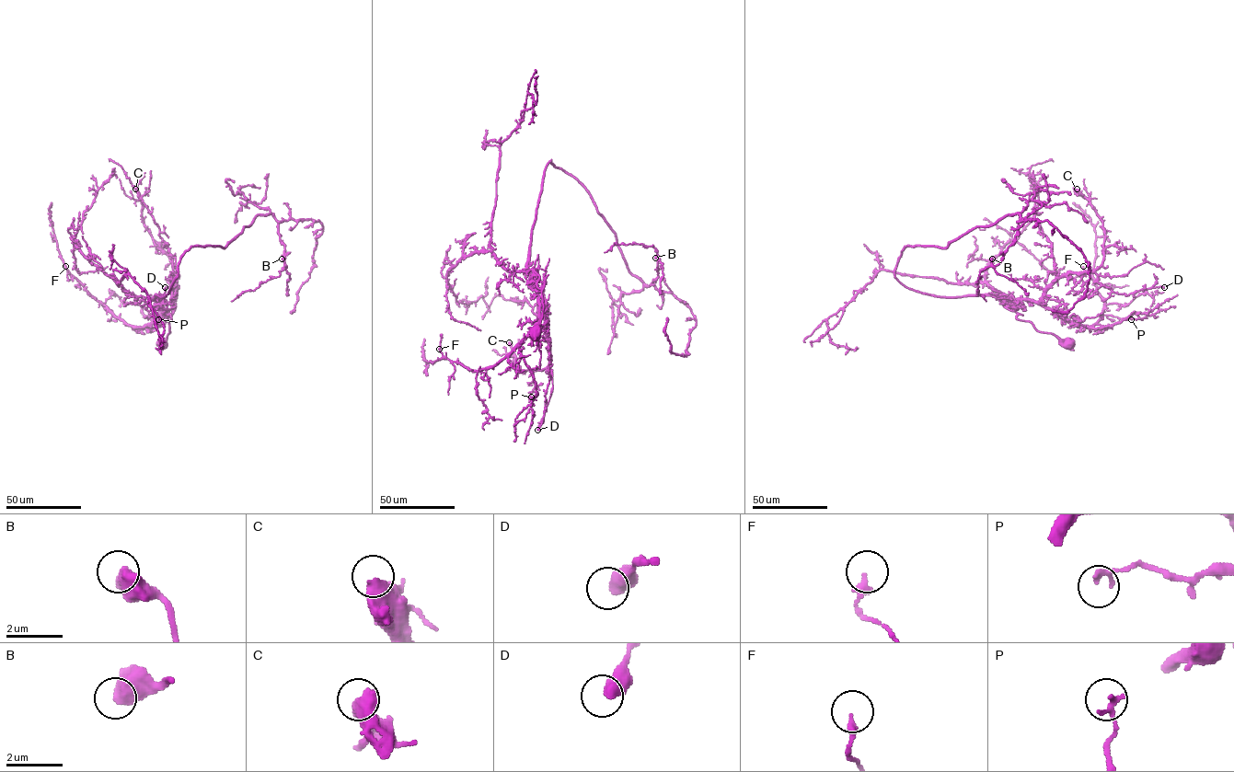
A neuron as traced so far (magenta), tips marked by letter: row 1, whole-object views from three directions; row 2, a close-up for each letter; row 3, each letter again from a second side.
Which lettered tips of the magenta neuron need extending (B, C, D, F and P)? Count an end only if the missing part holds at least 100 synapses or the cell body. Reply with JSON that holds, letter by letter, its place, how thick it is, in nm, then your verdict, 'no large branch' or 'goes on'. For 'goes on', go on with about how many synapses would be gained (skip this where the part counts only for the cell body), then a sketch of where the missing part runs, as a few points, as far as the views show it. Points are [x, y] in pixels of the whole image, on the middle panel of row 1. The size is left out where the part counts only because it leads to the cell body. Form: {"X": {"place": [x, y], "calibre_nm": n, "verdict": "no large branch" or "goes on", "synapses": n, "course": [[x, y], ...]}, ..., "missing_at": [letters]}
{"B": {"place": [655, 258], "calibre_nm": 650, "verdict": "no large branch"}, "C": {"place": [509, 342], "calibre_nm": 500, "verdict": "goes on", "synapses": 130, "course": [[509, 342], [503, 329], [505, 304], [510, 286], [518, 284]]}, "D": {"place": [537, 430], "calibre_nm": 550, "verdict": "no large branch"}, "F": {"place": [439, 349], "calibre_nm": 240, "verdict": "no large branch"}, "P": {"place": [531, 397], "calibre_nm": 220, "verdict": "no large branch"}, "missing_at": ["C"]}

